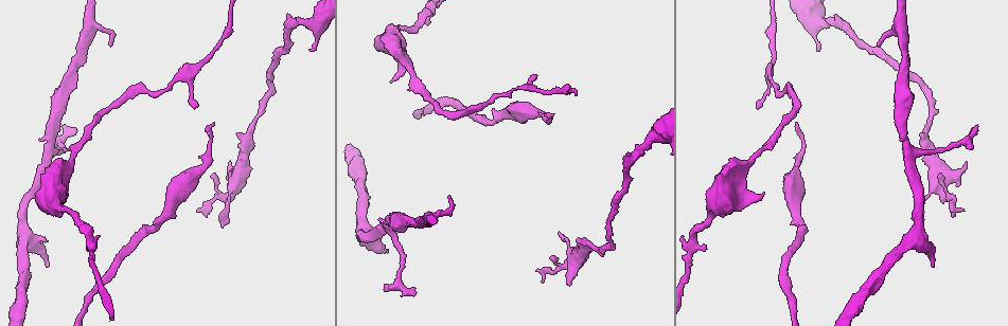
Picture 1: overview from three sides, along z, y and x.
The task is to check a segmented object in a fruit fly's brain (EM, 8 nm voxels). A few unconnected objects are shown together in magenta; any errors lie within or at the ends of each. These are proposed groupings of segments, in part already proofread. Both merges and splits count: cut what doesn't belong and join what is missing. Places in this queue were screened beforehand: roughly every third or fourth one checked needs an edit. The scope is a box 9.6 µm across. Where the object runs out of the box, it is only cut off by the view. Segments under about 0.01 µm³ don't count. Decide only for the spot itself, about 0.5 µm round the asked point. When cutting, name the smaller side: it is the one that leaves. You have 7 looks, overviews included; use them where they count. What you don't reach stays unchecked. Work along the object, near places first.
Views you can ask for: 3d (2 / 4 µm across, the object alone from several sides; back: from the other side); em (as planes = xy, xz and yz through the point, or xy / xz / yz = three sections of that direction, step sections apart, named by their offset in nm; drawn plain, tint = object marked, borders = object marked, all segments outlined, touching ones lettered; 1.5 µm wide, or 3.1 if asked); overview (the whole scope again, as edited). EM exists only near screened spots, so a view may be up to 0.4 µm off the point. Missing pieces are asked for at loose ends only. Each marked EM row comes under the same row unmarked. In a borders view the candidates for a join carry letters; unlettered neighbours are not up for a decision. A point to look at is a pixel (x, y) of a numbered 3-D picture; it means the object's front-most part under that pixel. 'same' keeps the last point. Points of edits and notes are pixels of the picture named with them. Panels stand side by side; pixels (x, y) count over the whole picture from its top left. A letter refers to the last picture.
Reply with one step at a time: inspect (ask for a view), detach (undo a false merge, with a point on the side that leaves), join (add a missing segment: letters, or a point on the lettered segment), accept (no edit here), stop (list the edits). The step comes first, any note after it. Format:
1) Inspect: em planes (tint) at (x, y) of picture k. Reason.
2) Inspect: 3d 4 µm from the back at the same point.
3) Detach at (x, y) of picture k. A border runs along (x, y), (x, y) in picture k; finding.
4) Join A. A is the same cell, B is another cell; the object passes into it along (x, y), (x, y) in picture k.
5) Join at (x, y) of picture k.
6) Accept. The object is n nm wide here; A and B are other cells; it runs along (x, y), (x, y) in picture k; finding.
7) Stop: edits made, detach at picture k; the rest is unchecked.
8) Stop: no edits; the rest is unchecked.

Inspect: em planes (tint) at (972, 147) of picture 1. Free end.

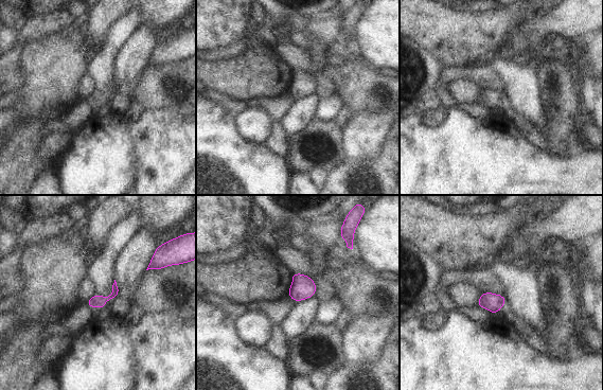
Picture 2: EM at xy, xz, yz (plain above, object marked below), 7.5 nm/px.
Inspect: em planes (borders) at the same point. What lies round it.

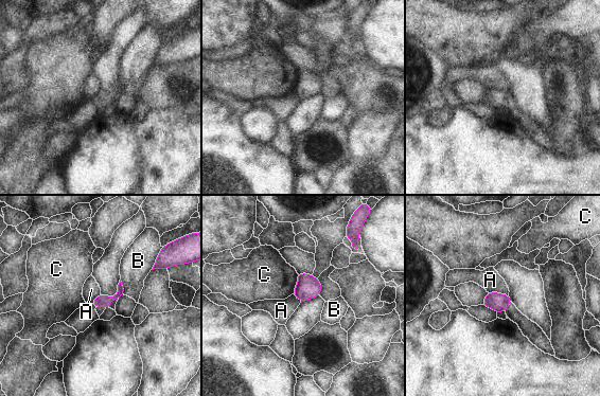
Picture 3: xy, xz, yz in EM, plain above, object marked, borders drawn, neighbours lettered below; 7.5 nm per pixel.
Accept. A, B and C are other cells; a border runs along (488, 291), (497, 291), (508, 295) in picture 3; none of them fits.

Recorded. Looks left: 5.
Inspect: em planes (borders) at (214, 124) of picture 1. Free end.

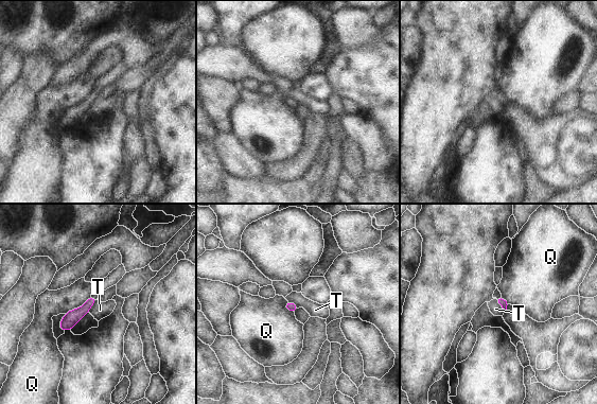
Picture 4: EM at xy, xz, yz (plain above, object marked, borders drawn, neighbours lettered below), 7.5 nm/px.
Accept. The object is 70 nm wide here; Q and T are other cells; a border runs along (98, 300), (88, 312) in picture 4; no lettered segment goes on from it.

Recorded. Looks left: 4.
Inspect: 3d 4 µm at (311, 51) of picture 1. Branch stops here.

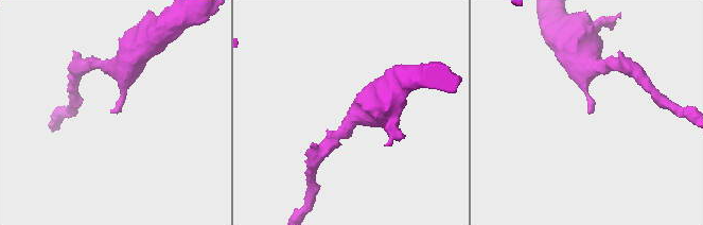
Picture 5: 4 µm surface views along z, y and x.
Inspect: em planes (borders) at (588, 110) of picture 5.

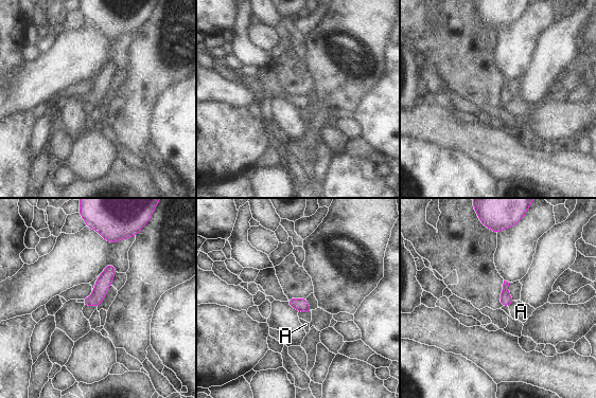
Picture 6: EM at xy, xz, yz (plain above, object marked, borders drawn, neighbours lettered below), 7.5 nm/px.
Accept. A is another cell; a border runs along (514, 301), (508, 306) in picture 6; no lettered segment goes on from it.

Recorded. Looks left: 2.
Stop: no edits; the rest is unchecked.

